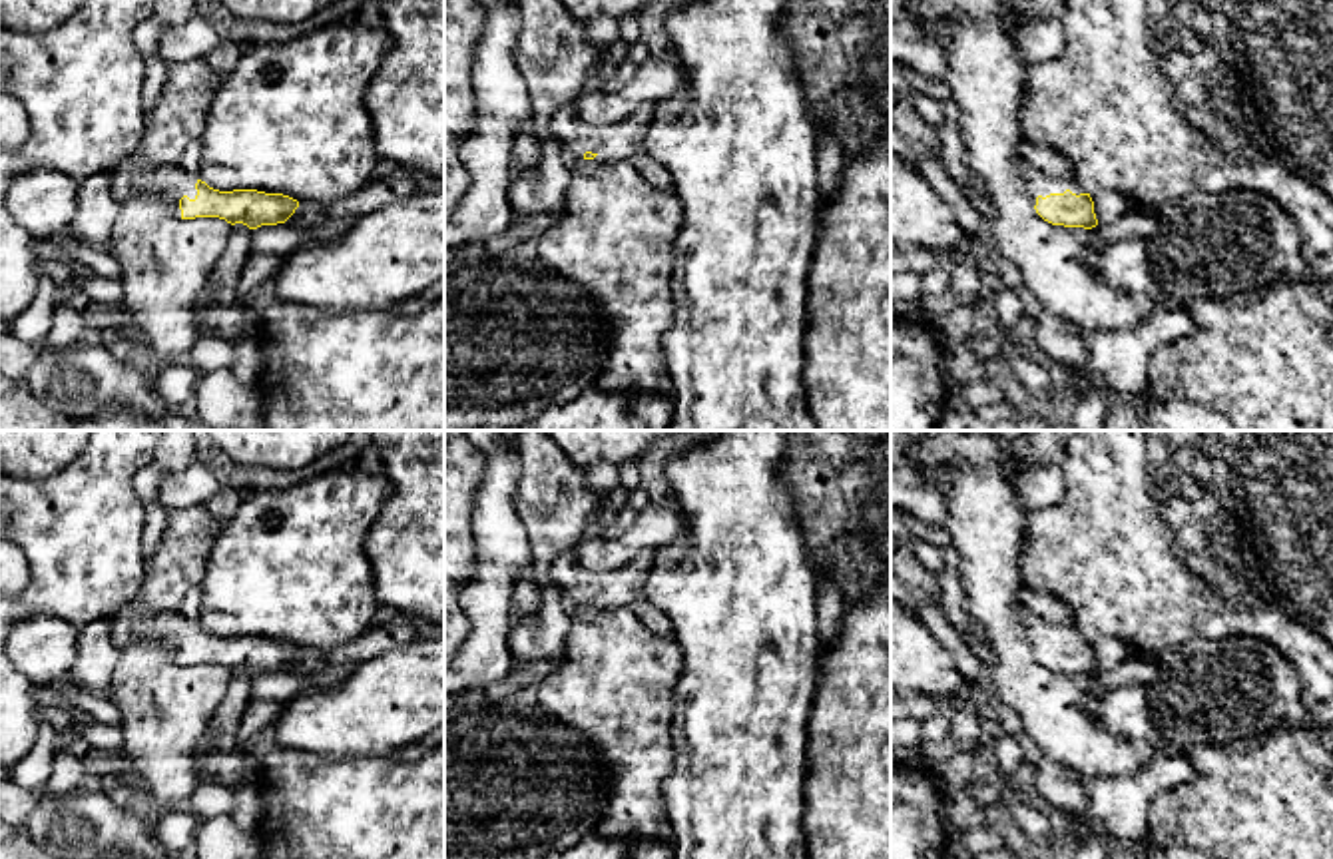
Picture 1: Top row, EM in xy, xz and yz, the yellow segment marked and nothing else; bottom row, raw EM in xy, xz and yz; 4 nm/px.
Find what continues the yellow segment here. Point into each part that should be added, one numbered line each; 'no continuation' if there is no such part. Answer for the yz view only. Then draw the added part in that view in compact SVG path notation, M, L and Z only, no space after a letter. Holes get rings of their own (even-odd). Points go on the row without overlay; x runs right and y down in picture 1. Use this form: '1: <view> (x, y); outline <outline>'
1: yz (1037, 628); outline M1018 604L1014 606L1014 620L1022 626L1032 652L1036 652L1038 642L1046 644L1050 640L1064 640L1066 636L1076 642L1084 640L1074 626L1050 622Z

